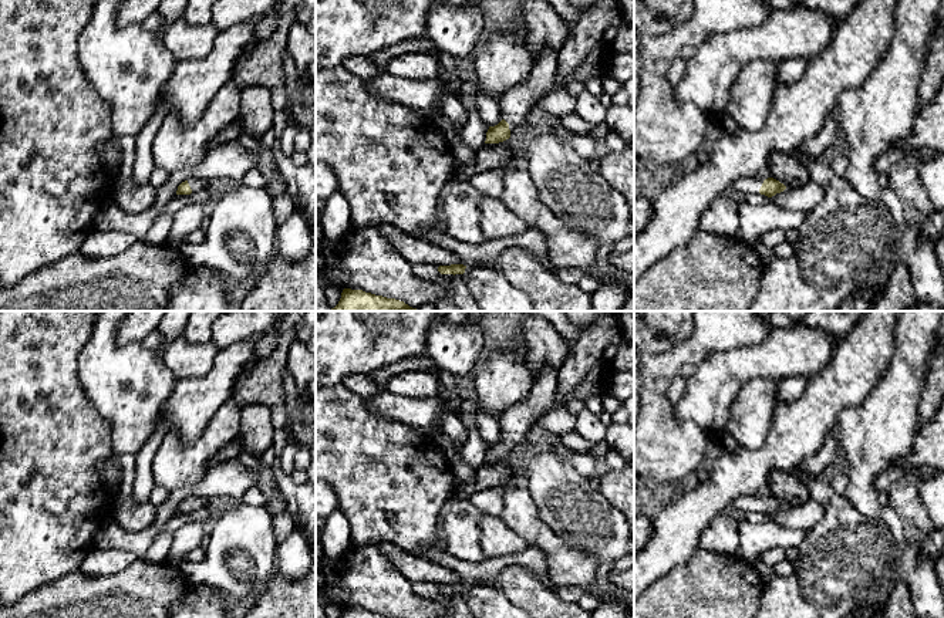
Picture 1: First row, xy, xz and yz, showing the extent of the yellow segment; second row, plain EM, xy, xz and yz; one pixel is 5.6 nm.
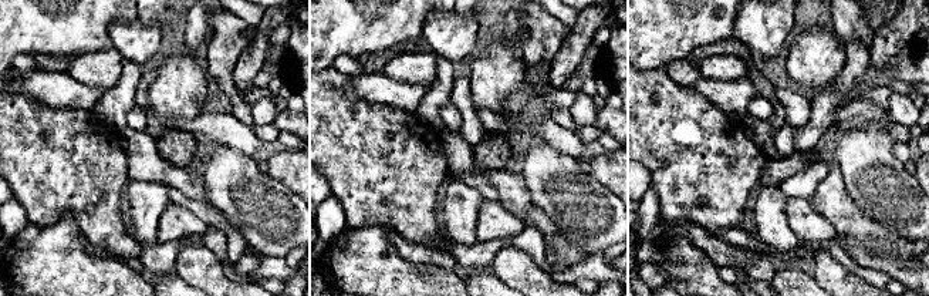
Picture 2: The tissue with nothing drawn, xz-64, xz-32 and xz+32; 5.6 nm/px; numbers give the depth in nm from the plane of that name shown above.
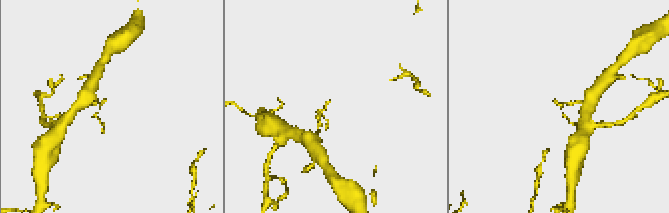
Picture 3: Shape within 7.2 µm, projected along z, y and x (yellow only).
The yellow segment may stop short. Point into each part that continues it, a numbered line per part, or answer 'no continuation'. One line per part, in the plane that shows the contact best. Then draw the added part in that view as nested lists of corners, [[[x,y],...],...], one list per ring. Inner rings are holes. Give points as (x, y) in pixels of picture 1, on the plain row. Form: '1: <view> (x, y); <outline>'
1: xz (515, 425); [[[549,367],[545,368],[540,375],[535,378],[527,398],[502,416],[499,426],[502,438],[509,442],[510,450],[525,442],[535,419],[546,415],[557,405],[557,376],[559,371]]]

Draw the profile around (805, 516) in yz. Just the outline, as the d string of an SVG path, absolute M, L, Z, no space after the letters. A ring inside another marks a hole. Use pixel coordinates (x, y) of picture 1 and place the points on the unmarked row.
M809 497L799 506L786 506L783 510L769 516L769 519L781 527L808 531L817 524L823 516L825 507Z

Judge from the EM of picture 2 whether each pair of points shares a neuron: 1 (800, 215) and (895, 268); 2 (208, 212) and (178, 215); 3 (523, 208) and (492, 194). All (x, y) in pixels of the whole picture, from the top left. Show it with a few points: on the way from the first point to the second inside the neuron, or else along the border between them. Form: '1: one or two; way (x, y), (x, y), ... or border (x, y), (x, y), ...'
1: two; border (813, 208), (828, 221), (835, 235)
2: two; border (171, 201), (188, 208), (209, 225)
3: two; border (472, 177), (483, 174), (496, 188), (499, 201)

